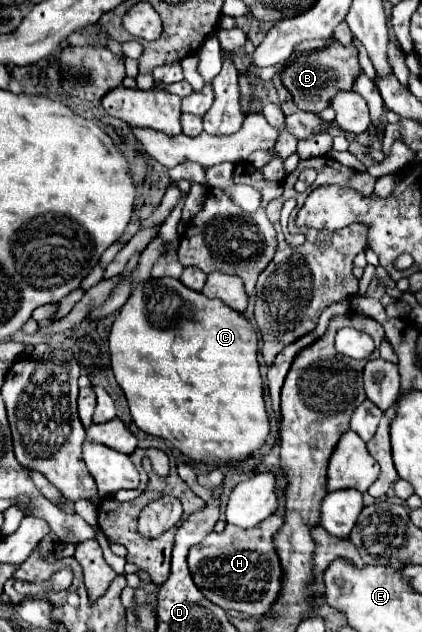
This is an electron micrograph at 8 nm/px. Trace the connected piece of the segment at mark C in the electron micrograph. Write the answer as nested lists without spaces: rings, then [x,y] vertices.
[[[162,277],[162,279],[146,279],[138,283],[126,301],[126,305],[118,311],[110,335],[108,335],[108,345],[110,345],[110,367],[114,371],[116,383],[128,397],[128,407],[132,413],[134,423],[148,435],[160,437],[170,441],[180,453],[194,461],[204,461],[210,465],[220,465],[220,463],[230,463],[230,461],[240,461],[248,457],[252,451],[260,449],[270,433],[270,419],[266,413],[266,403],[264,403],[264,393],[262,393],[262,377],[260,377],[260,367],[258,367],[258,335],[252,329],[250,321],[244,315],[238,315],[236,311],[230,311],[226,303],[220,299],[208,299],[202,293],[196,293],[182,285],[174,277]]]

